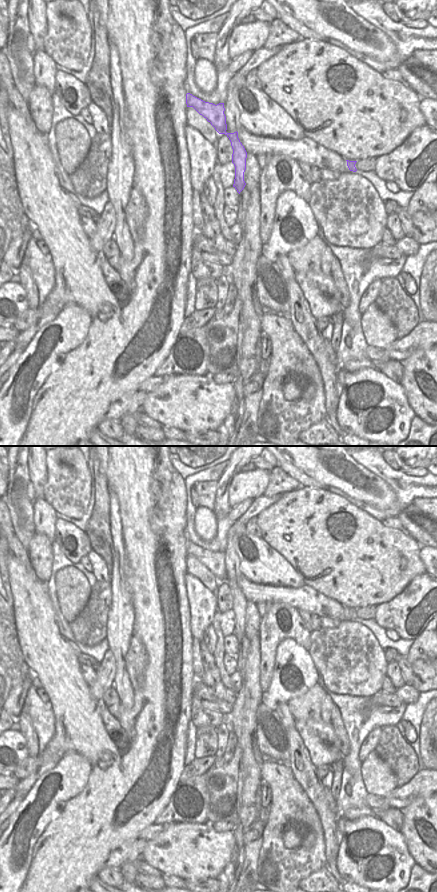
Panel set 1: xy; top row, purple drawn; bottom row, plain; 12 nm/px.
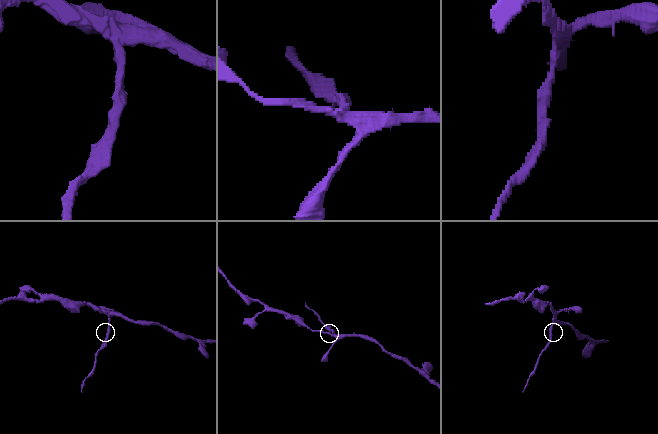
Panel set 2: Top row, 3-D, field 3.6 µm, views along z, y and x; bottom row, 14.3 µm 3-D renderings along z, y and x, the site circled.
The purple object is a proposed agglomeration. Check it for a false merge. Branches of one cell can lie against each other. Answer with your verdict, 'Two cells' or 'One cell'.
Two cells

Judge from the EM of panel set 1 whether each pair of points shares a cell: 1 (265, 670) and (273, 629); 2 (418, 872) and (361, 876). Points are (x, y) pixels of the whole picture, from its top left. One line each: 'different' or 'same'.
1: same
2: different

